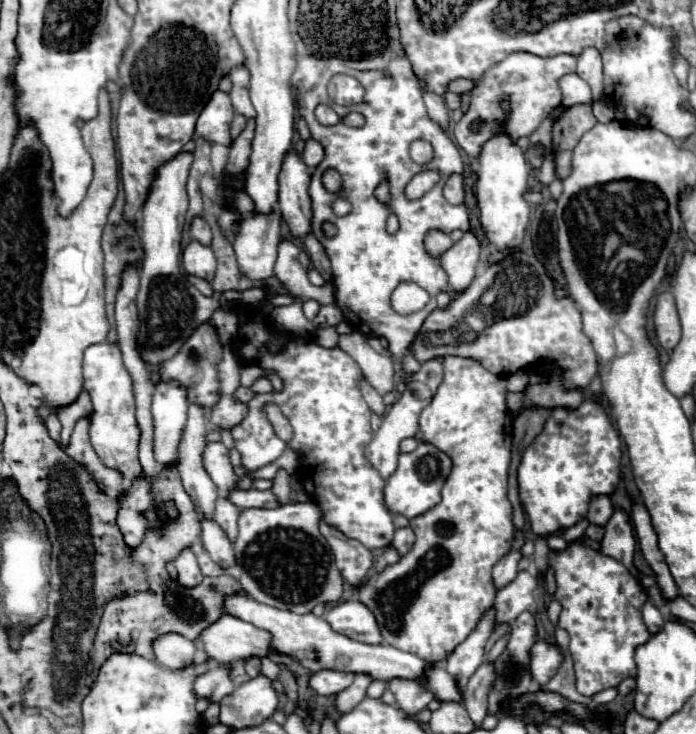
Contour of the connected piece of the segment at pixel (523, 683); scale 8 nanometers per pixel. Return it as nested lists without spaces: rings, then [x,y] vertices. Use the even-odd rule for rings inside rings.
[[[529,611],[521,613],[517,617],[517,621],[511,623],[511,631],[509,631],[509,641],[505,651],[493,661],[495,673],[497,673],[497,681],[493,683],[493,691],[489,689],[489,713],[491,715],[499,715],[497,713],[497,705],[501,705],[501,697],[509,697],[509,693],[529,693],[529,689],[535,689],[535,681],[529,673],[529,661],[531,661],[531,647],[539,641],[537,635],[537,627],[535,627],[535,619],[529,619]]]

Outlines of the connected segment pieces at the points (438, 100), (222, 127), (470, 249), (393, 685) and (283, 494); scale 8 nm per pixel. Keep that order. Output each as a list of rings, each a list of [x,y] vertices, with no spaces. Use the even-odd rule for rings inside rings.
[[[423,93],[423,99],[425,99],[425,105],[427,105],[427,111],[429,111],[429,117],[441,125],[443,131],[447,131],[447,117],[449,117],[449,109],[443,101],[443,97],[435,95],[435,93]]]
[[[217,91],[209,99],[209,105],[205,105],[205,109],[201,111],[201,115],[195,123],[195,133],[199,137],[207,139],[209,143],[229,145],[231,143],[229,125],[233,121],[233,115],[235,113],[233,113],[229,95],[223,91]]]
[[[465,233],[451,249],[441,255],[441,267],[449,277],[449,289],[465,291],[475,277],[475,267],[479,261],[479,241],[473,233]]]
[[[393,679],[389,683],[389,689],[395,695],[397,705],[405,713],[417,713],[417,711],[425,709],[429,701],[435,699],[435,695],[423,683],[415,681],[415,679]]]
[[[279,471],[273,479],[271,491],[277,497],[277,501],[281,501],[281,505],[289,503],[291,501],[291,475],[287,471]]]

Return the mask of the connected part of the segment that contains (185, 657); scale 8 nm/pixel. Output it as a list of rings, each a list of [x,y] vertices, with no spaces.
[[[169,633],[169,635],[155,639],[153,649],[155,649],[157,661],[163,667],[179,671],[179,669],[185,669],[193,663],[197,645],[193,641],[181,637],[181,635],[177,635],[177,633]]]

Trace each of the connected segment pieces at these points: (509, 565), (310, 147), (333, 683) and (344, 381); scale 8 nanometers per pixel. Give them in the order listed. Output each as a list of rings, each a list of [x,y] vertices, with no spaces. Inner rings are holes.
[[[523,533],[515,535],[515,543],[513,543],[513,551],[507,553],[501,561],[497,561],[497,565],[493,567],[493,585],[495,589],[503,589],[509,581],[513,581],[513,577],[517,575],[517,563],[521,559],[521,547],[525,543]]]
[[[307,139],[305,141],[305,151],[303,151],[303,161],[305,161],[305,165],[307,167],[317,167],[321,161],[323,161],[323,147],[321,147],[321,143],[319,141],[315,141],[315,139]]]
[[[323,669],[313,673],[309,685],[319,693],[319,695],[335,695],[341,693],[343,689],[347,689],[353,683],[353,675],[351,673],[343,673],[343,671],[333,671],[333,669]]]
[[[239,307],[239,337],[235,339],[235,351],[239,357],[243,357],[249,363],[257,363],[259,367],[277,373],[285,387],[281,391],[271,391],[271,393],[257,393],[249,403],[247,403],[247,417],[231,429],[235,449],[241,453],[241,463],[247,471],[257,471],[259,467],[265,467],[275,461],[285,449],[293,449],[299,455],[299,469],[297,477],[305,489],[305,493],[319,505],[323,511],[323,519],[331,525],[337,527],[341,533],[345,533],[351,539],[361,541],[367,549],[377,549],[377,547],[389,547],[395,527],[391,521],[391,513],[383,505],[383,485],[385,479],[377,473],[377,469],[367,461],[365,457],[365,447],[373,439],[373,431],[369,425],[371,411],[365,405],[361,391],[359,391],[359,381],[363,377],[359,365],[337,345],[337,347],[321,347],[317,341],[309,341],[307,337],[289,337],[289,341],[279,349],[279,351],[269,351],[271,335],[273,331],[269,325],[263,321],[263,315],[255,307]],[[267,401],[277,401],[281,407],[283,415],[289,419],[293,427],[293,437],[291,441],[281,441],[271,423],[267,421],[263,413],[263,405]]]

